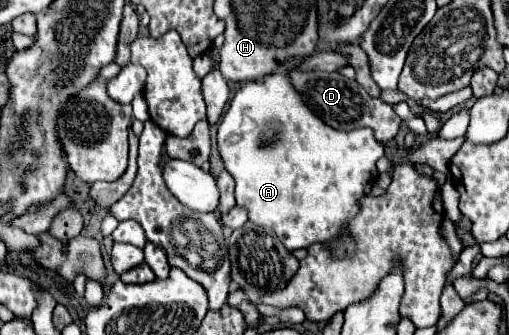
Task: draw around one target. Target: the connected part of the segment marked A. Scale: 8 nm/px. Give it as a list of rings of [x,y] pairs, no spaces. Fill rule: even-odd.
[[[273,72],[263,82],[247,82],[241,86],[221,118],[217,146],[225,170],[235,180],[235,200],[247,210],[249,222],[273,230],[291,252],[335,238],[337,232],[355,218],[361,208],[359,200],[365,196],[365,186],[373,184],[379,176],[375,164],[385,154],[385,146],[375,140],[373,130],[359,128],[341,132],[321,122],[301,102],[285,72]],[[269,126],[279,128],[279,138],[263,146],[263,132]]]

